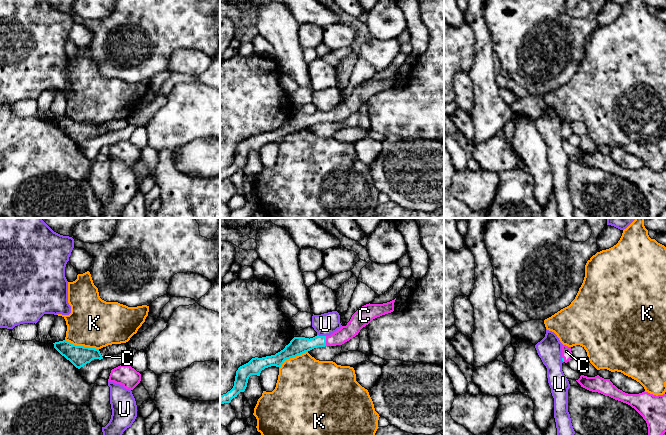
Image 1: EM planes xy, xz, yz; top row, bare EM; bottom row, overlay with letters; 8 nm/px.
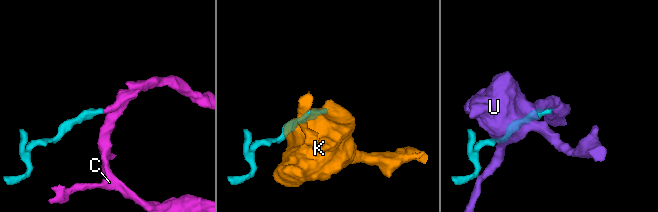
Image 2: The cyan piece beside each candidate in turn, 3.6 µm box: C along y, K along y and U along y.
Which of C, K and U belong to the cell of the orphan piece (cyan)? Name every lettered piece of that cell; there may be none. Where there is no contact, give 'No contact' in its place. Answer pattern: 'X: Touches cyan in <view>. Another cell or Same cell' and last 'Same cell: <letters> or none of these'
C: Touches cyan in xz. Same cell
K: Touches cyan in xy. Another cell
U: Touches cyan in xz. Another cell
Same cell: C

